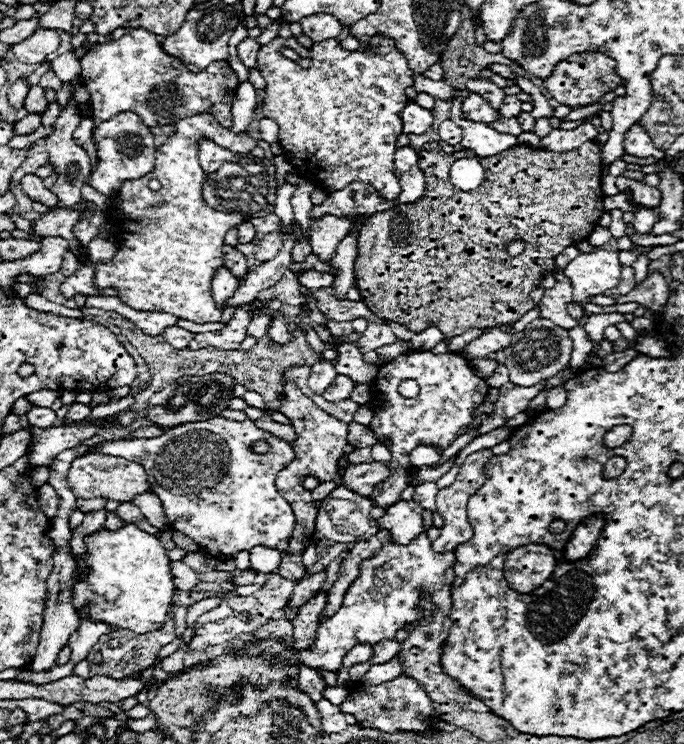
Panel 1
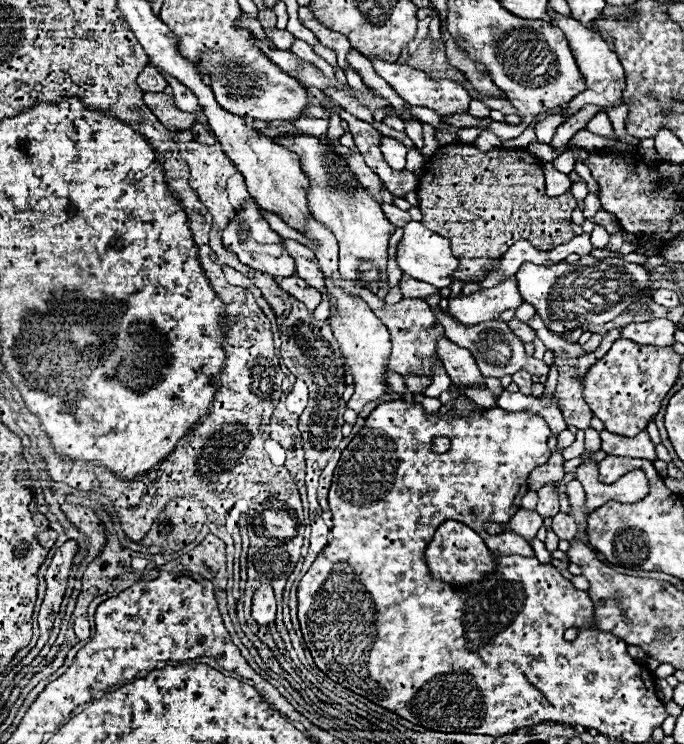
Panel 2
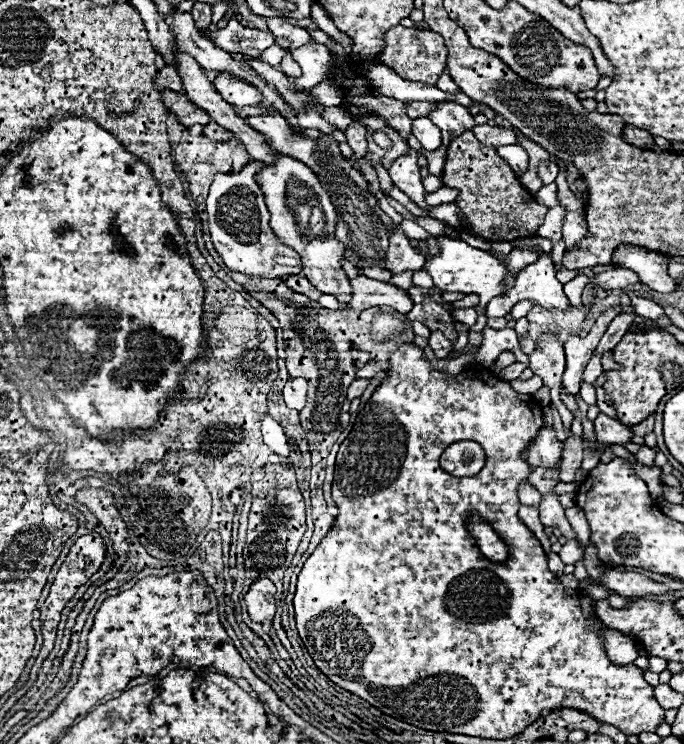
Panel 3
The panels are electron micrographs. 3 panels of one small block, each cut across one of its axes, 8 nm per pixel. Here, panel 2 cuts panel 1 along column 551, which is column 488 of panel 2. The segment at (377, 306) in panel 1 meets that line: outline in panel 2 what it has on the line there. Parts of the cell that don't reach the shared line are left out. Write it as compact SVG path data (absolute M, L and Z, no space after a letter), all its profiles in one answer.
M462 142L446 144L438 148L424 164L416 194L420 202L418 208L422 212L422 224L428 226L430 230L436 230L440 236L452 242L454 256L460 262L458 270L452 276L454 282L458 280L480 282L488 274L492 264L498 258L502 258L502 254L516 240L528 240L532 246L540 250L550 250L570 242L574 236L570 224L570 216L576 206L574 196L566 192L556 198L547 197L542 160L532 156L526 148L516 148L516 150L496 148L490 152L480 152L472 144L462 144Z

